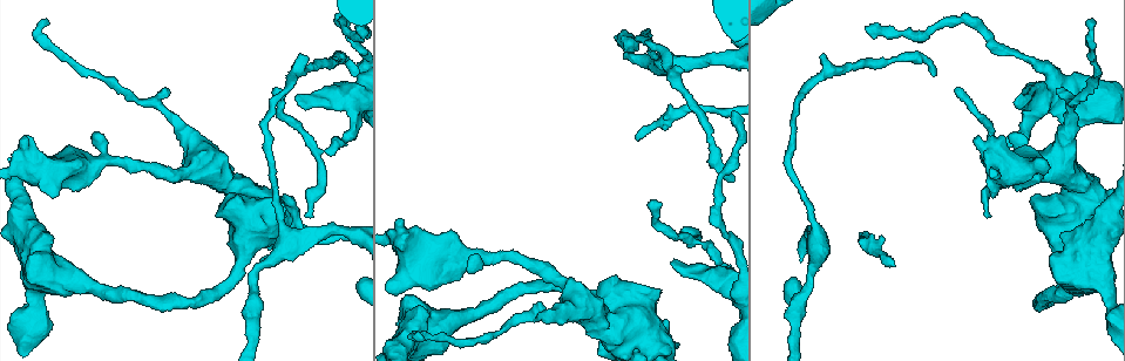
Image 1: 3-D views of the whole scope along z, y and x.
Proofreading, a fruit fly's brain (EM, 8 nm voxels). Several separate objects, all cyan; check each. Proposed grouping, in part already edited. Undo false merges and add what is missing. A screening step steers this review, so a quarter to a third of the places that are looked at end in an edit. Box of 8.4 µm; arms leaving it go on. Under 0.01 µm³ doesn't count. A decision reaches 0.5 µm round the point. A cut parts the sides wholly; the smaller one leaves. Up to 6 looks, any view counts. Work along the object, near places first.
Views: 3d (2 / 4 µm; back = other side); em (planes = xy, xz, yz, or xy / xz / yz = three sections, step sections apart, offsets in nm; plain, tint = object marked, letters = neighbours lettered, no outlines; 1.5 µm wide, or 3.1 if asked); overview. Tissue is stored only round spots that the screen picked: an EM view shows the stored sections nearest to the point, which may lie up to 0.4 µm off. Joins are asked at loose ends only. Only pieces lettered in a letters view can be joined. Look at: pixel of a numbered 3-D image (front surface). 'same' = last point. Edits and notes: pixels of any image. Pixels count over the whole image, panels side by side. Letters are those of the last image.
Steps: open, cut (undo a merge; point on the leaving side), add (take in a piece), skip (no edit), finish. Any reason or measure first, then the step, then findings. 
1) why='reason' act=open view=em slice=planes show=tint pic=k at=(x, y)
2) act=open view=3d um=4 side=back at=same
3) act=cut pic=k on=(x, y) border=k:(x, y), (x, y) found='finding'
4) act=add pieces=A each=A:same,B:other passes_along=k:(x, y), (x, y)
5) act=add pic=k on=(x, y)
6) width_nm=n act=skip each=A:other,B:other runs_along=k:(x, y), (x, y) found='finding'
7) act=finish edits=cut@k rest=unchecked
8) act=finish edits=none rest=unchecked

why='branch stops here' act=open view=em slice=planes show=letters pic=1 at=(295, 96)

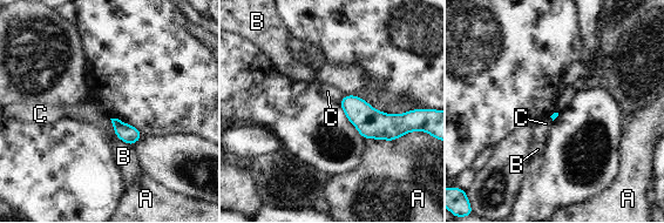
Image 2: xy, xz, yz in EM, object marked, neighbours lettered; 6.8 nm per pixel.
act=skip each=A:other,B:other,C:other border=2:(109, 119), (113, 132), (120, 140) found='no lettered piece goes on from it'

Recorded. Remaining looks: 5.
why='free end' act=open view=em slice=planes show=plain pic=1 at=(986, 216)

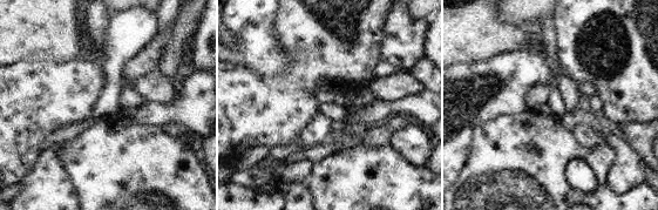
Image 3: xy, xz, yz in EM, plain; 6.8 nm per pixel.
act=open view=em slice=planes show=letters at=same

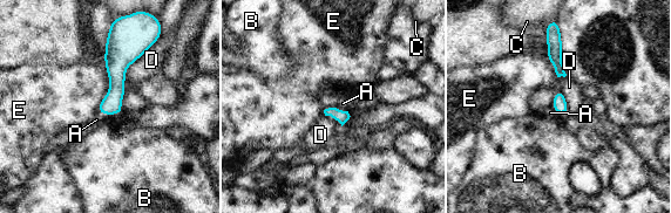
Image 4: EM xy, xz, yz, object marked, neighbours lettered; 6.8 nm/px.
act=skip each=A:other,B:other,C:other,D:other,E:other border=4:(324, 109), (339, 108), (347, 111) found='none of them fits'

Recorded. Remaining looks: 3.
why='long arm stops here' act=open view=em slice=yz step=8 show=letters pic=1 at=(424, 338)

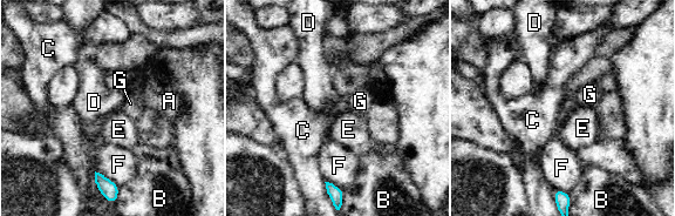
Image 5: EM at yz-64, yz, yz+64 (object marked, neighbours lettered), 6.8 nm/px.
why='another direction' act=open view=em slice=planes show=letters at=same

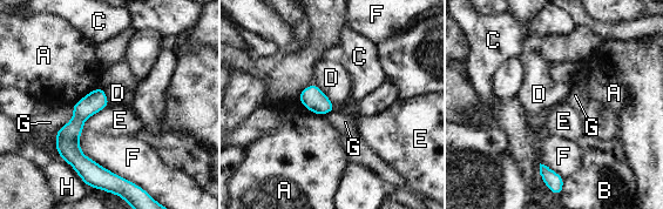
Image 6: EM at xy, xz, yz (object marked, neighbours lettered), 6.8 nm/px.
act=skip each=A:other,B:other,C:other,D:other,E:other,F:other,G:other,H:other runs_along=6:(100, 90), (73, 150), (101, 174) found='none of them fits'

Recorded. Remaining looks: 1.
act=finish edits=none rest=unchecked

